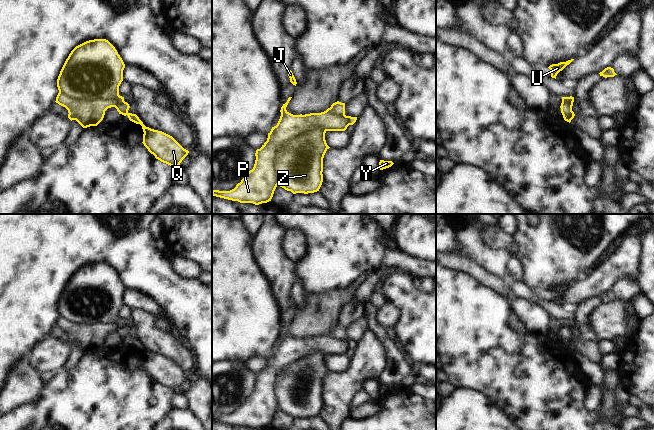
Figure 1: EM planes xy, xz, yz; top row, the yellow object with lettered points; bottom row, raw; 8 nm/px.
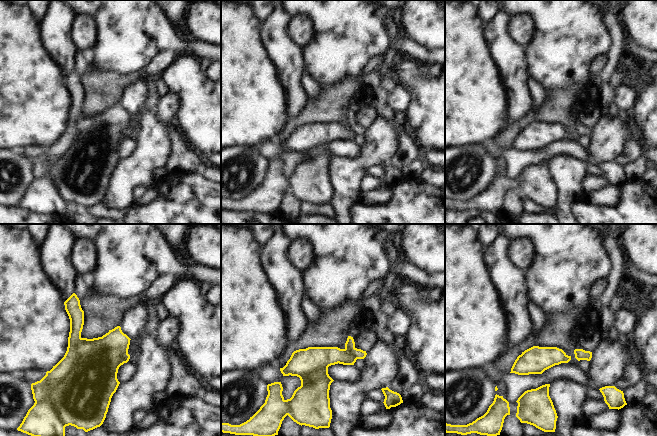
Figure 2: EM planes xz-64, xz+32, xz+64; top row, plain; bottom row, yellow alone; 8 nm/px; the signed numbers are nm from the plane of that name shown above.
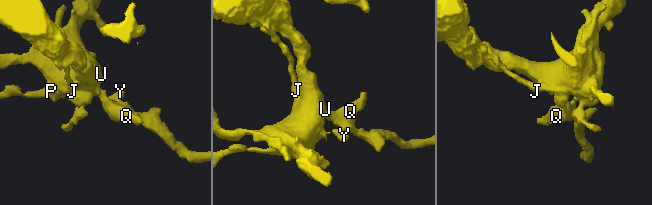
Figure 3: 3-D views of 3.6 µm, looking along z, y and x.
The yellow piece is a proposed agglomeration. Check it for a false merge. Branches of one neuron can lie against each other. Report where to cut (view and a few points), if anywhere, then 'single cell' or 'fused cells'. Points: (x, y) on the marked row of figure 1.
cut in xz along (325, 130), (313, 126), (278, 148), (272, 158), (276, 184); fused cells

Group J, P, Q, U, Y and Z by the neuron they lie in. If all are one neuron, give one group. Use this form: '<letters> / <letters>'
J P / Q U Y Z

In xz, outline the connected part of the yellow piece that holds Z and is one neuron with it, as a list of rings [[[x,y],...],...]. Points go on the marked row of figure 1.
[[[314,126],[278,148],[272,158],[277,185],[293,194],[319,191],[323,182],[323,158],[330,148],[325,133]]]

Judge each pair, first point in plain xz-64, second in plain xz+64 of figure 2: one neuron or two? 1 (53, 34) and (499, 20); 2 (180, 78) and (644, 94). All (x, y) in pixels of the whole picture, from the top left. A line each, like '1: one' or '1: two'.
1: one
2: one

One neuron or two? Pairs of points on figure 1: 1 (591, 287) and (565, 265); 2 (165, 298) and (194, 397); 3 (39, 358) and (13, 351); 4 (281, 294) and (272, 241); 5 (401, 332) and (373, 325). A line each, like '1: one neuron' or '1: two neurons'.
1: two neurons
2: two neurons
3: two neurons
4: one neuron
5: two neurons

